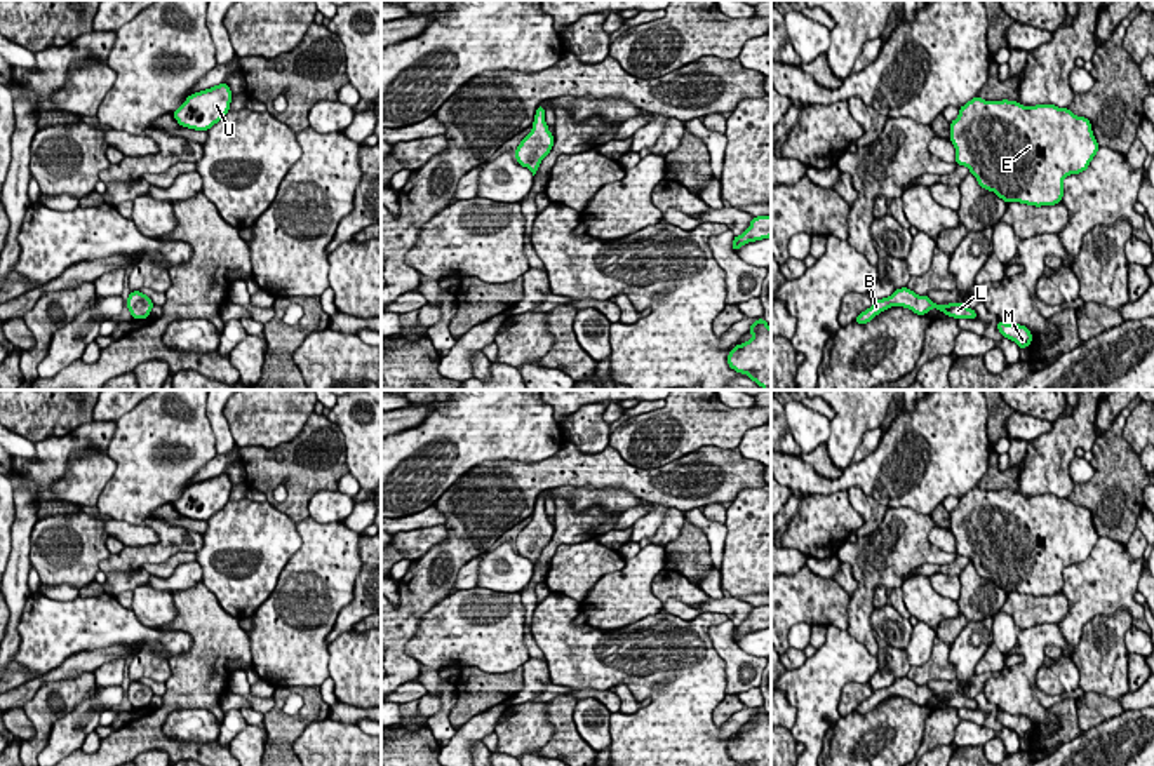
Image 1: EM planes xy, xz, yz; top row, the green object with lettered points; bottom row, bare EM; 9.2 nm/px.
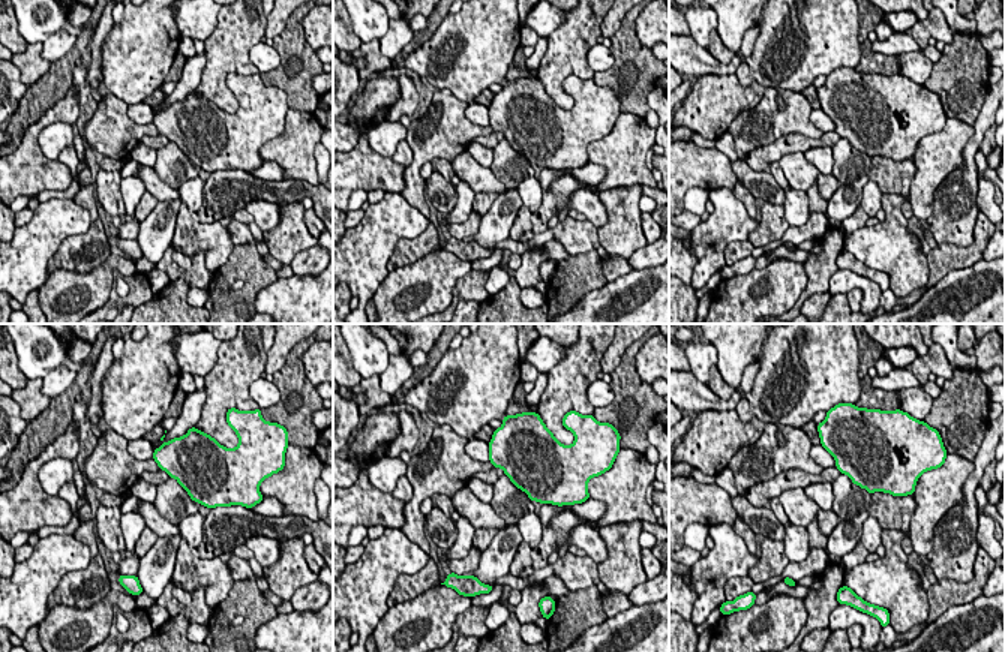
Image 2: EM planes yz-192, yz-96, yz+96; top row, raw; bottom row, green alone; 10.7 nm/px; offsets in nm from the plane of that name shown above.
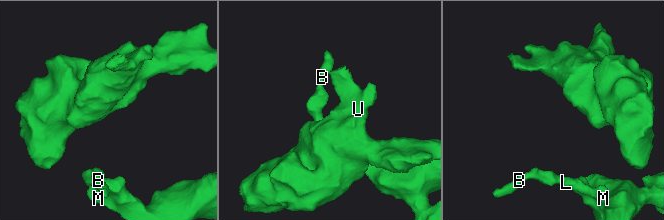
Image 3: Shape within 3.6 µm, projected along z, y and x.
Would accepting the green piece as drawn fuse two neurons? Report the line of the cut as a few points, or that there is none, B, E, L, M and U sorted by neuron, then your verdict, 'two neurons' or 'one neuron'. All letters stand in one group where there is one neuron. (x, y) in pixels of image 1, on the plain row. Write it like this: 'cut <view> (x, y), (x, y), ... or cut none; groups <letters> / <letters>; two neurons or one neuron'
cut none; groups B E L M U; one neuron

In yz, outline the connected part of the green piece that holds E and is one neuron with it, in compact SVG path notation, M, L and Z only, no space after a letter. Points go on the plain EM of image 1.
M973 487L950 512L956 554L964 555L978 574L1006 594L1055 595L1063 587L1063 569L1088 559L1098 541L1091 514L1069 498L1055 494L1023 496L1018 491L985 491Z

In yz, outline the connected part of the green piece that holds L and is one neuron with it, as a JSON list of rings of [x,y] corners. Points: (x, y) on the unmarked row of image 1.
[[[902,677],[902,679],[896,679],[891,686],[874,691],[870,698],[862,702],[855,709],[855,712],[863,716],[881,702],[888,700],[889,696],[903,696],[912,700],[917,705],[926,705],[931,698],[936,698],[938,702],[943,702],[945,705],[954,709],[975,710],[978,707],[976,702],[968,698],[964,693],[936,695],[928,688],[928,684],[917,686],[909,677]]]

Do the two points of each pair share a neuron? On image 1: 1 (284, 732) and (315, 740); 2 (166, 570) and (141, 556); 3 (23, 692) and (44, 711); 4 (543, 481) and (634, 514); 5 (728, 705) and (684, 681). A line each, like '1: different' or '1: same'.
1: different
2: different
3: different
4: different
5: different

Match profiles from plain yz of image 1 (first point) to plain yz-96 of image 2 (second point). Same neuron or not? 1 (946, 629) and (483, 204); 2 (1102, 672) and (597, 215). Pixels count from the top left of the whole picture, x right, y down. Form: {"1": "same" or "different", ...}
{"1": "same", "2": "different"}

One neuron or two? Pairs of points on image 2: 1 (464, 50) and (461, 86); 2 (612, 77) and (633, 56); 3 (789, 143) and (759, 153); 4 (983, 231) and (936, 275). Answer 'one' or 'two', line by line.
1: one
2: one
3: one
4: one

